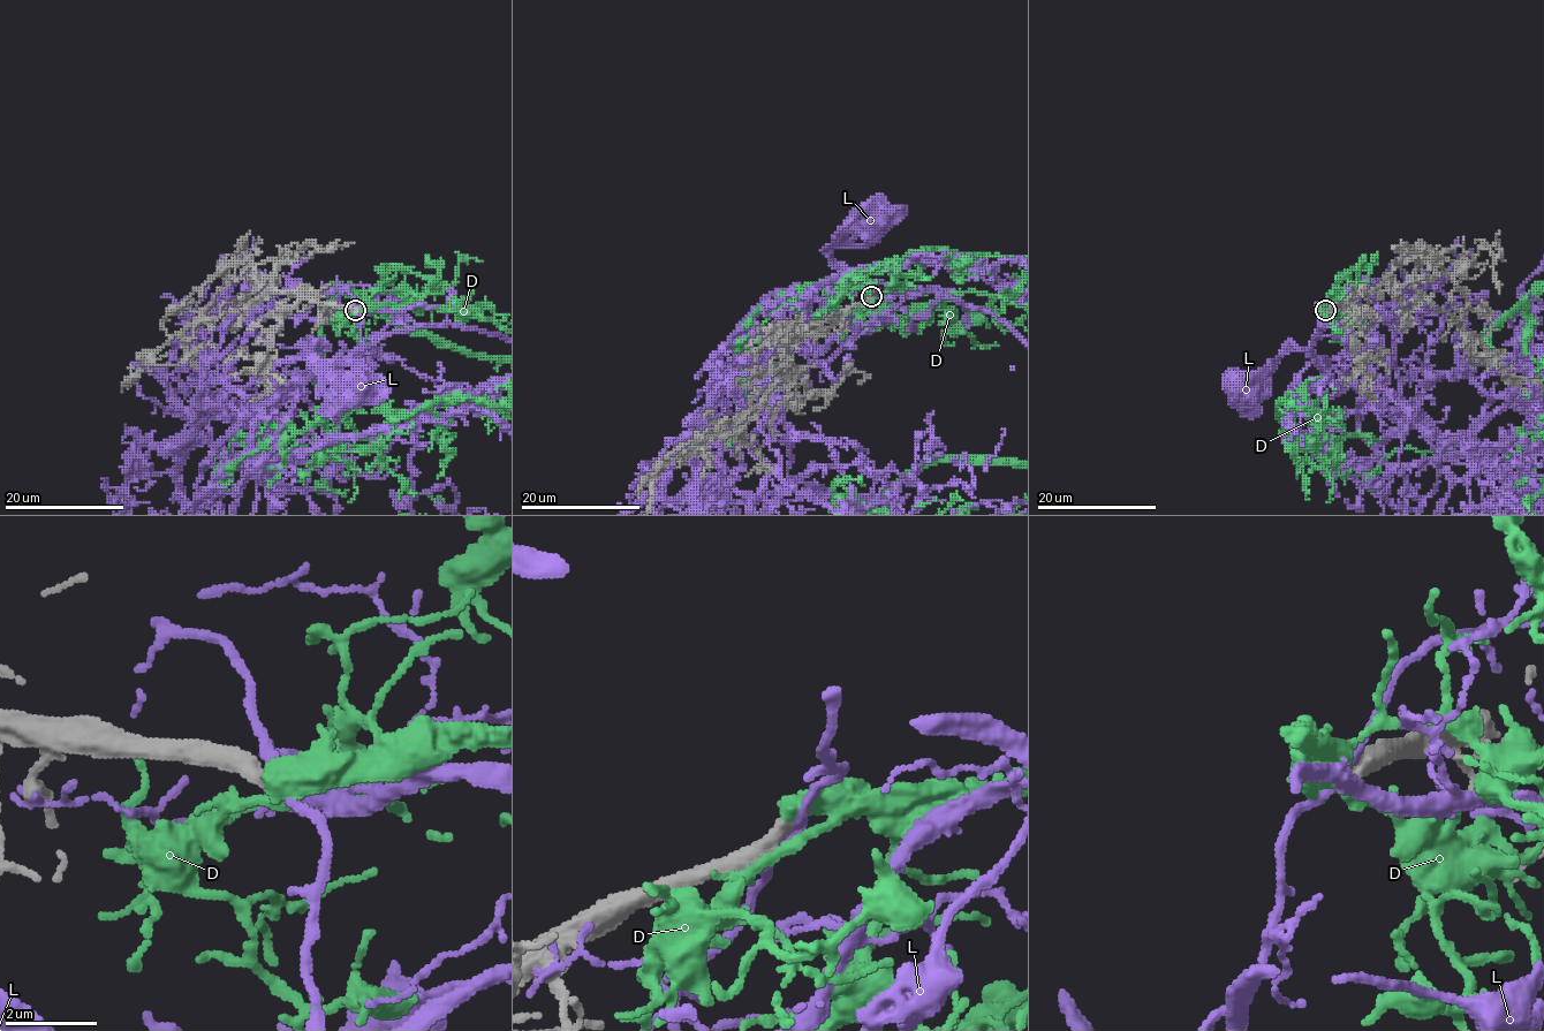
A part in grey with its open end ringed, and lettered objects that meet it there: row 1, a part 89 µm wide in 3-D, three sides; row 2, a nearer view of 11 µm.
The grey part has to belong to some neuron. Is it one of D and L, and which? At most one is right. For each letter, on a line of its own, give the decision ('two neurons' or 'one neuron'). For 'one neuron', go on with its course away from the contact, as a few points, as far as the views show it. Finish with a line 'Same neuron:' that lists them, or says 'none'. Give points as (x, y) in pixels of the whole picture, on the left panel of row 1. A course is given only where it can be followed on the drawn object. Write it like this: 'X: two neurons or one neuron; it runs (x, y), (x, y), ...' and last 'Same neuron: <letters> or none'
D: one neuron
L: two neurons
Same neuron: D

